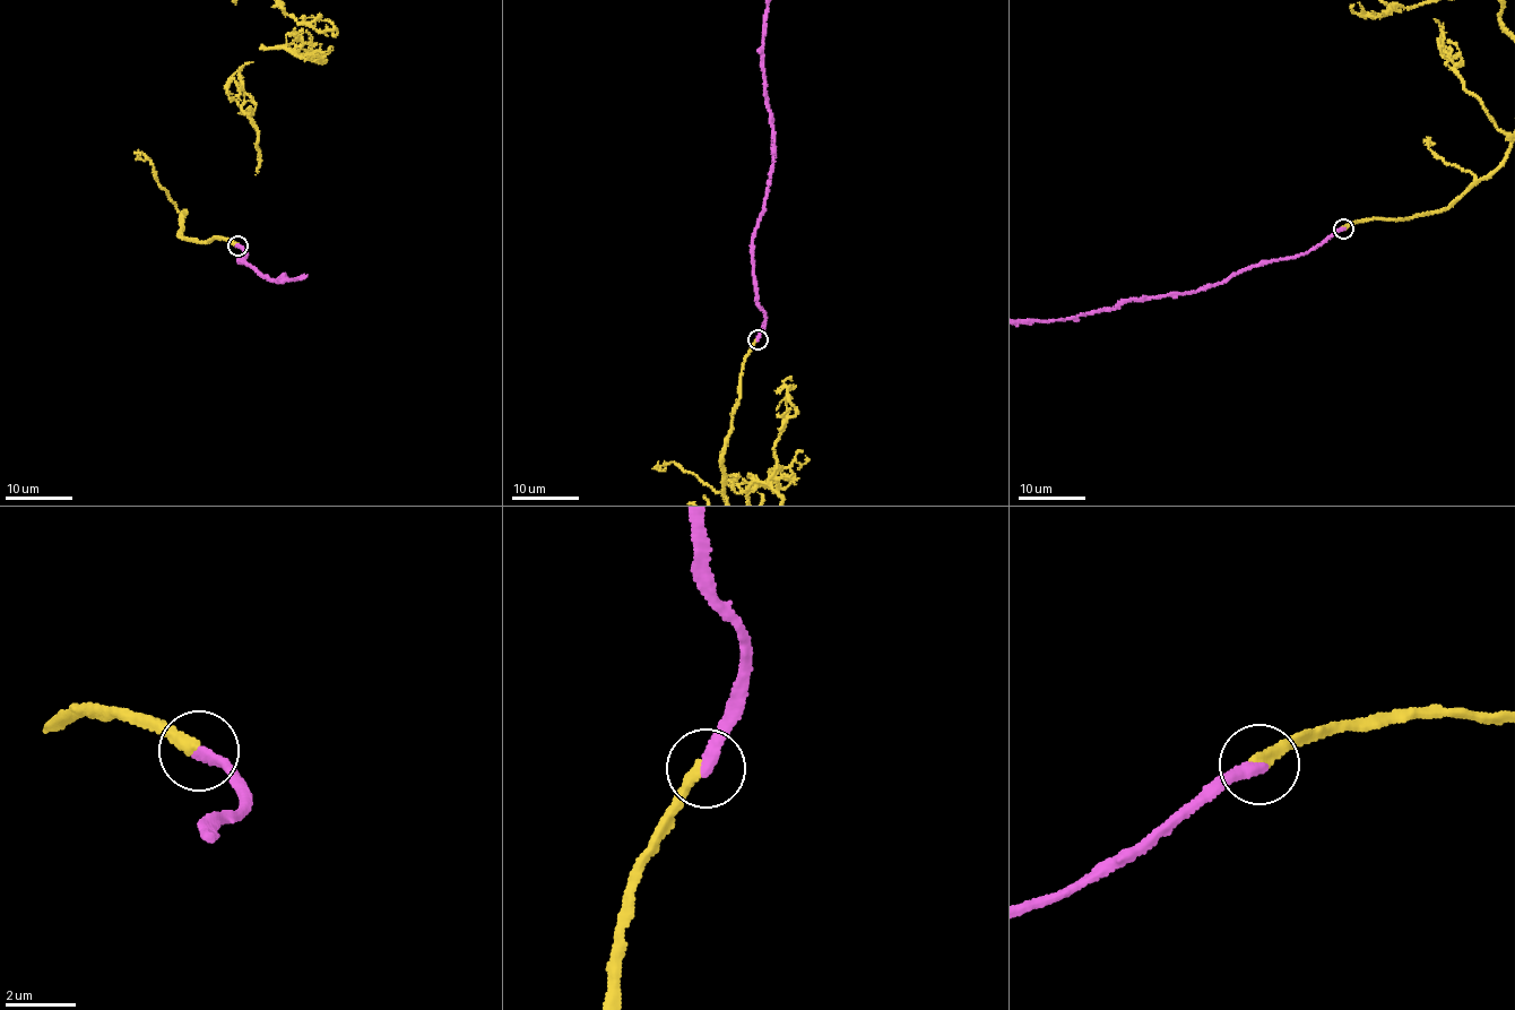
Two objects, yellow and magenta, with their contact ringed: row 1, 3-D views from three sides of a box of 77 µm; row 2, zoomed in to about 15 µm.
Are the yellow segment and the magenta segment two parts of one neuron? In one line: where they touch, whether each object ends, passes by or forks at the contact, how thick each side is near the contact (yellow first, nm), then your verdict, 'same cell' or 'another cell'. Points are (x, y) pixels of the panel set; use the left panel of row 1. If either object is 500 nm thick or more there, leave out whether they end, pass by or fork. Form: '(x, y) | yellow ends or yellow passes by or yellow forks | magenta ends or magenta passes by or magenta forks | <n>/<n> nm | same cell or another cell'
(237, 245) | yellow ends | magenta ends | 340/340 nm | same cell

